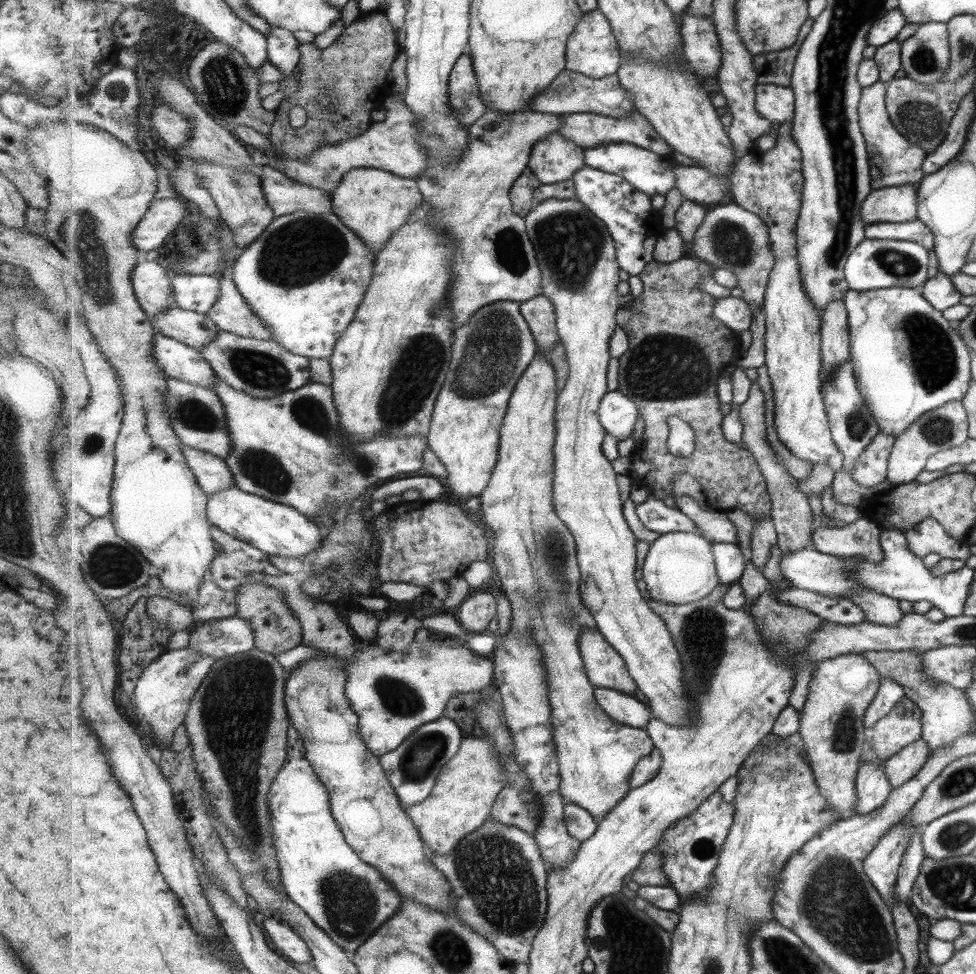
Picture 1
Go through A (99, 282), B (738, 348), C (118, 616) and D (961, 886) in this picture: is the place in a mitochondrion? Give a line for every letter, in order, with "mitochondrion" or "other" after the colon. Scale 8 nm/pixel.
A: mitochondrion
B: other
C: other
D: mitochondrion

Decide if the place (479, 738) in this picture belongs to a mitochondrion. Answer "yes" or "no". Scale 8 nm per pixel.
no

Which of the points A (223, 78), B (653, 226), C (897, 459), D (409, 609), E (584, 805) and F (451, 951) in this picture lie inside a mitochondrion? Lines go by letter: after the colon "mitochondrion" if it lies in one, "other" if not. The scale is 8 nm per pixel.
A: mitochondrion
B: other
C: other
D: other
E: other
F: mitochondrion

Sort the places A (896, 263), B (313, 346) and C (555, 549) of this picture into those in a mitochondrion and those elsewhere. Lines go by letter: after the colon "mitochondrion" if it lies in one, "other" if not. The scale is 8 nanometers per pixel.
A: mitochondrion
B: other
C: mitochondrion

